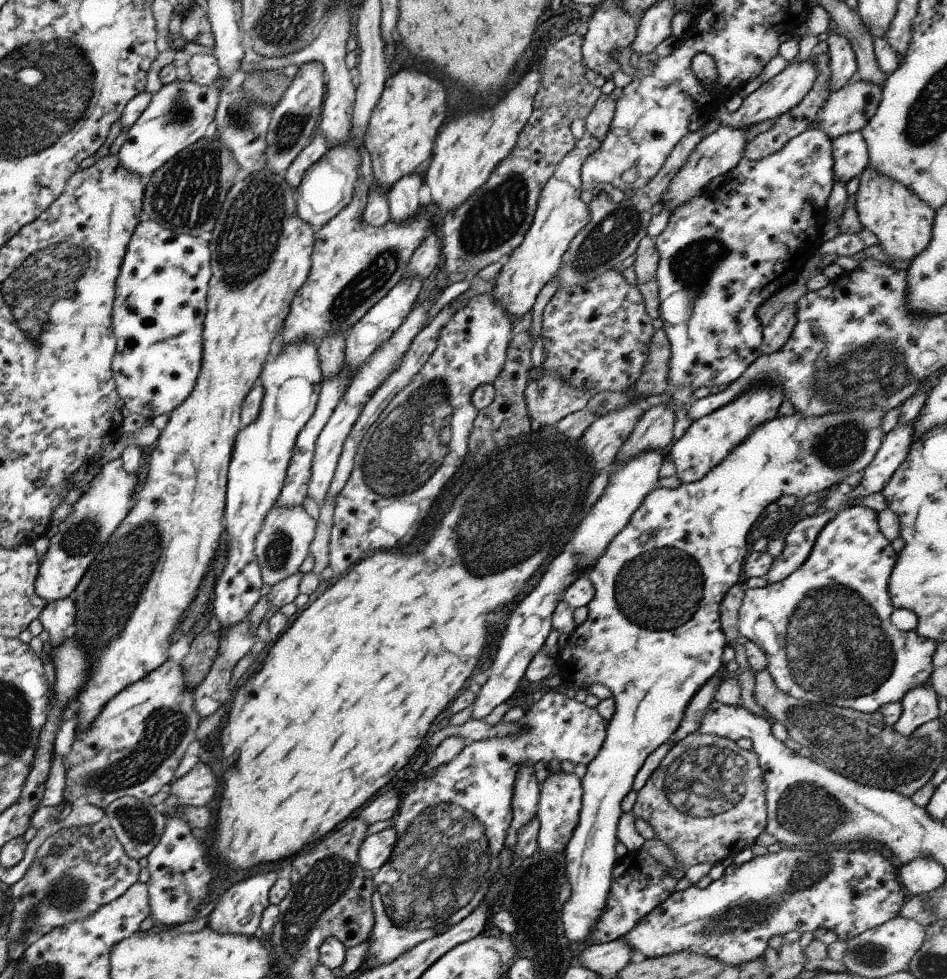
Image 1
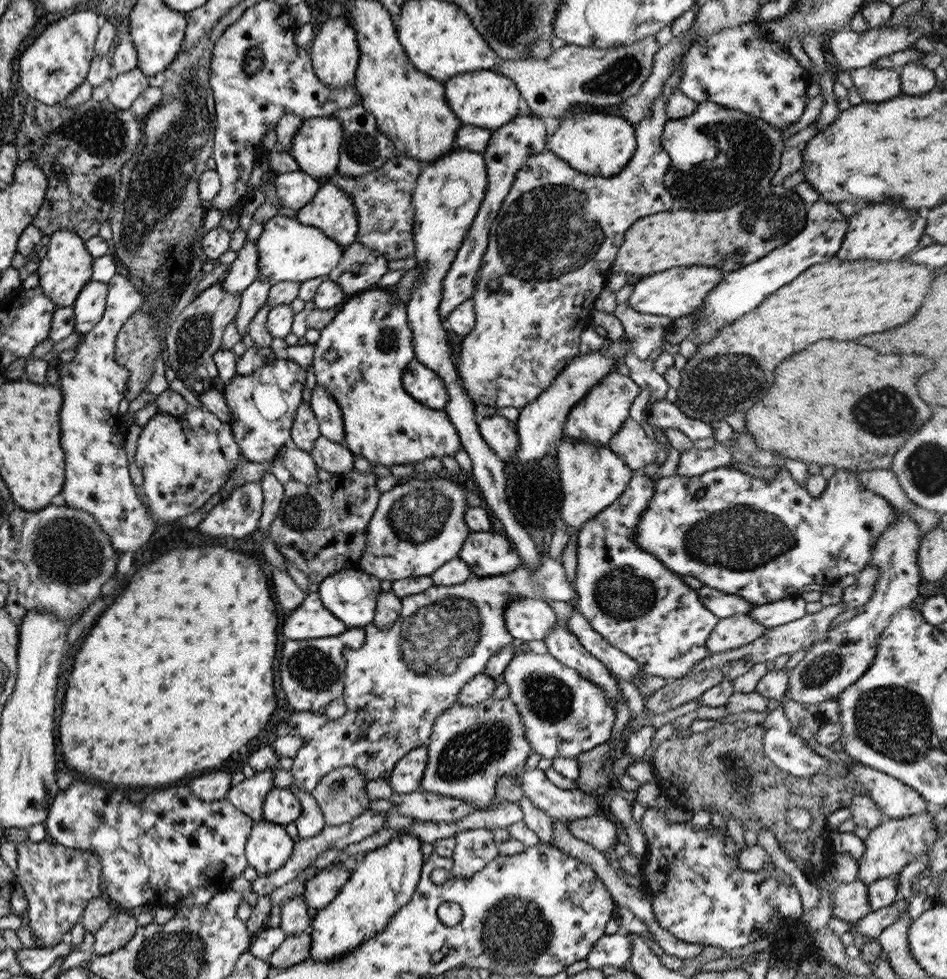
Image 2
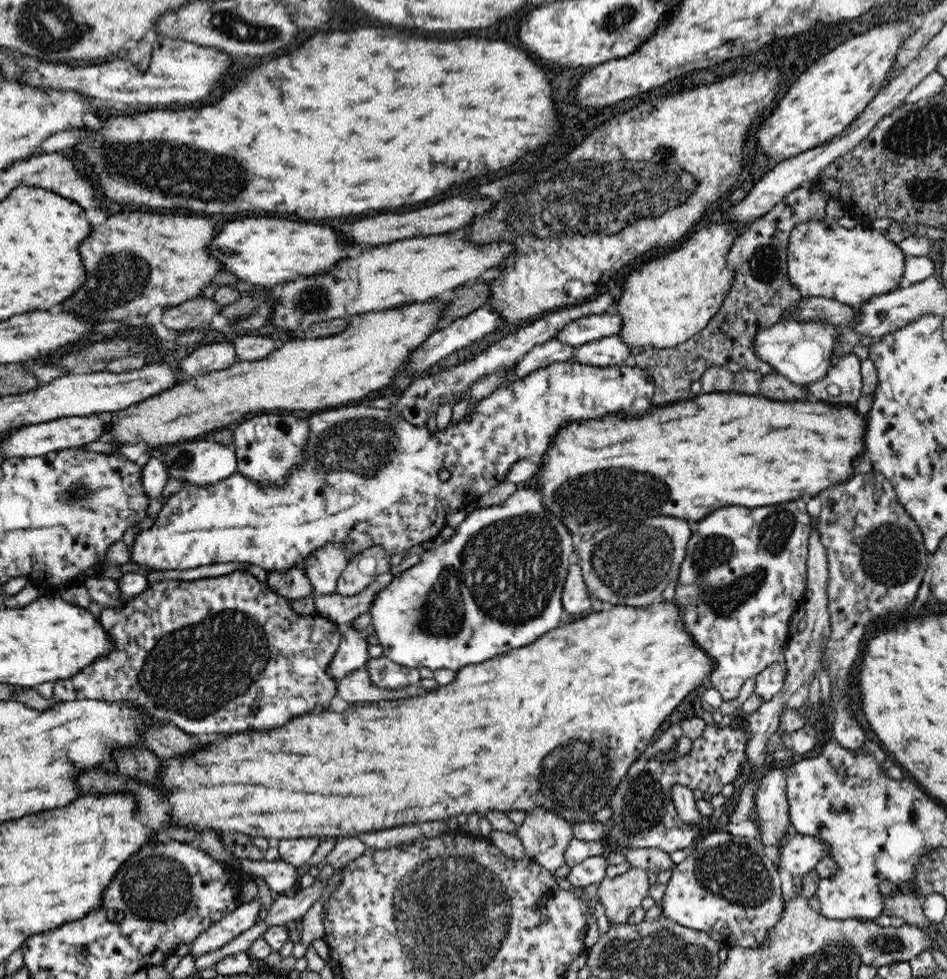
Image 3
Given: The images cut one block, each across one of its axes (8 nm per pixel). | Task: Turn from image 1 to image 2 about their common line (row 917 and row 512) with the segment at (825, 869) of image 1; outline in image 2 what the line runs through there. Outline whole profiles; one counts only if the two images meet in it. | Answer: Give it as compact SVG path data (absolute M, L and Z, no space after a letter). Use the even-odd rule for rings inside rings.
M730 466L716 467L698 477L688 478L676 475L665 478L660 477L655 482L654 496L652 496L652 500L648 504L648 510L640 516L640 524L636 526L636 532L634 532L634 541L644 551L658 557L658 560L662 561L670 571L679 575L693 576L710 588L740 595L746 601L757 605L801 596L801 588L808 586L808 584L820 584L820 586L824 587L838 585L840 578L844 578L848 574L857 574L868 567L868 562L872 560L872 548L874 548L876 540L890 528L890 524L896 522L896 511L894 511L895 507L883 496L864 487L864 483L859 479L859 474L854 470L836 470L834 476L827 481L826 489L818 497L812 497L808 493L808 489L798 485L790 472L783 466L780 466L780 470L776 472L776 476L772 481L749 476Z

